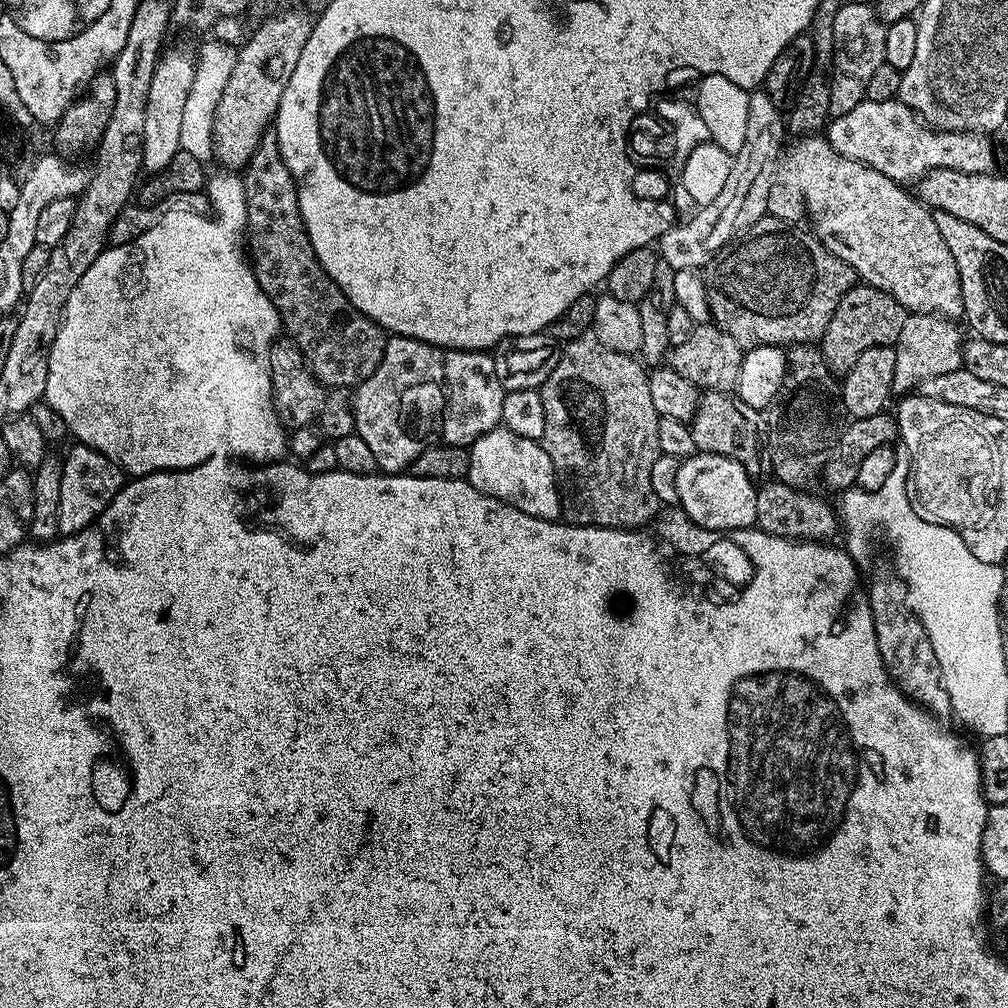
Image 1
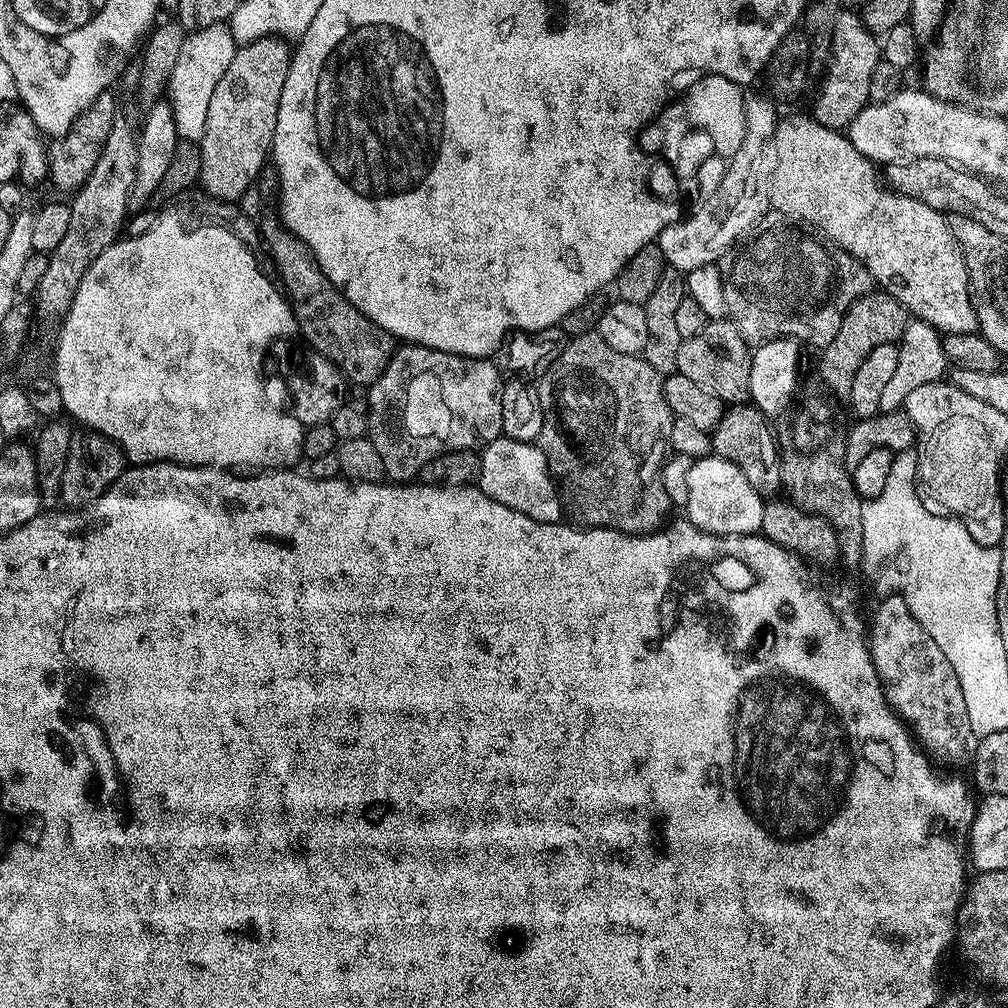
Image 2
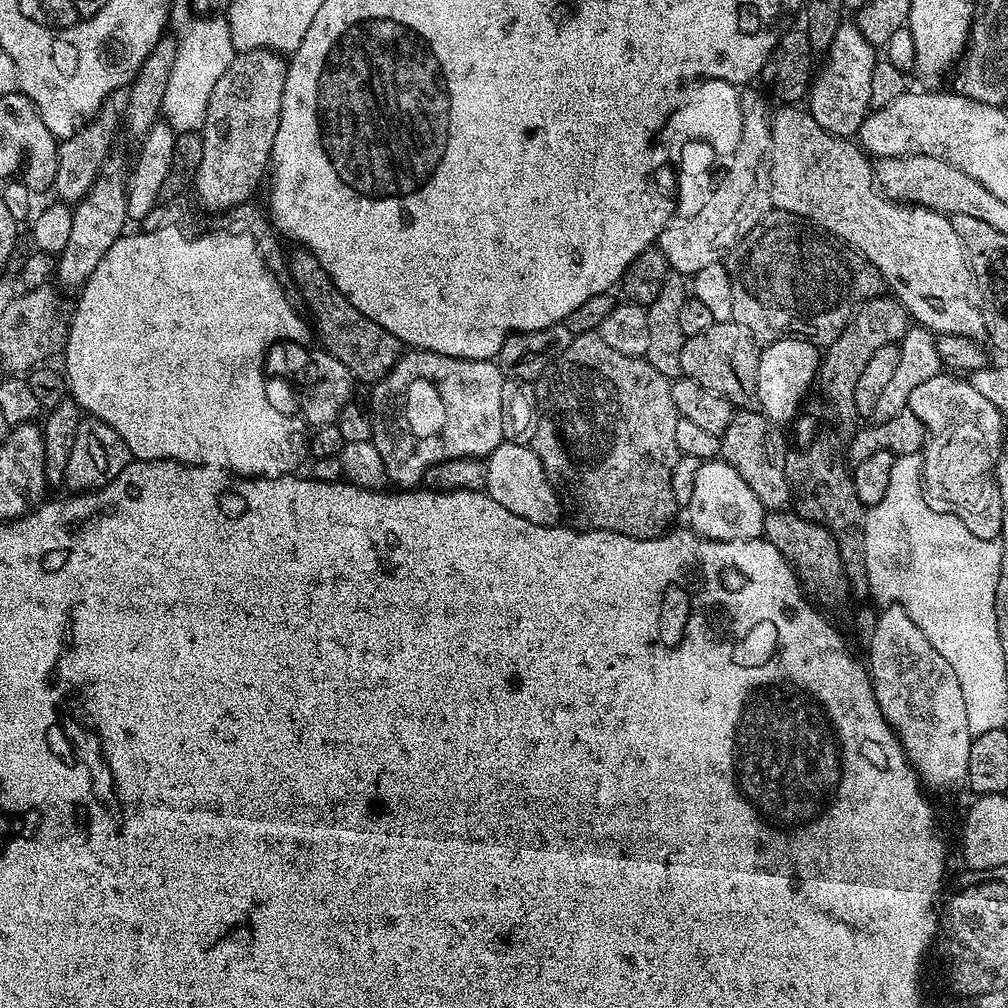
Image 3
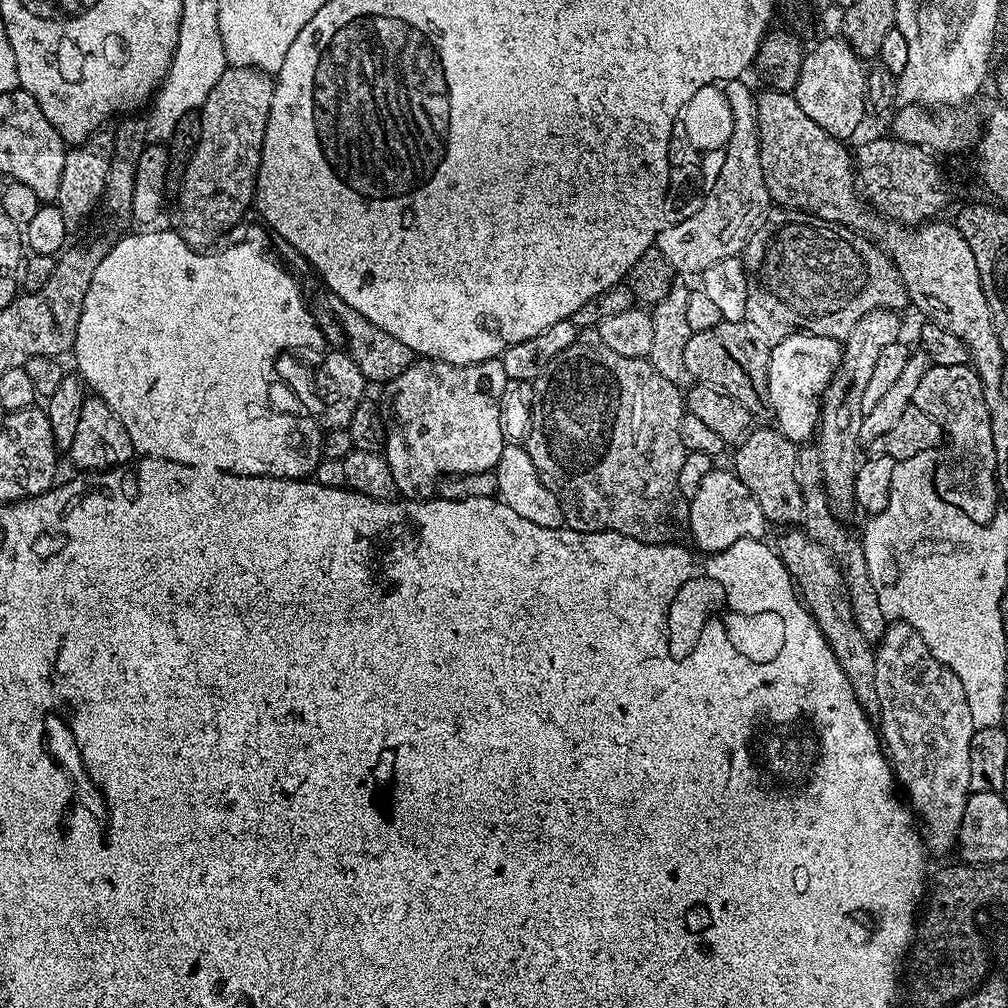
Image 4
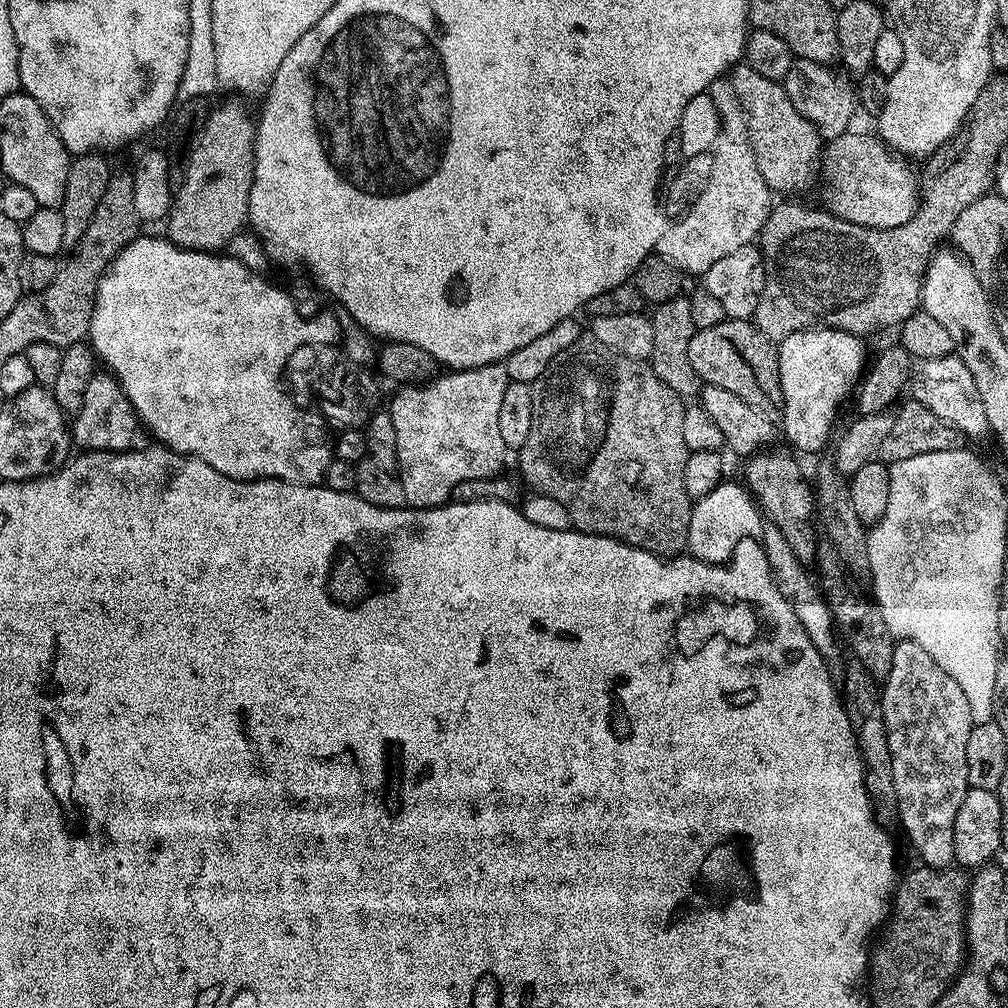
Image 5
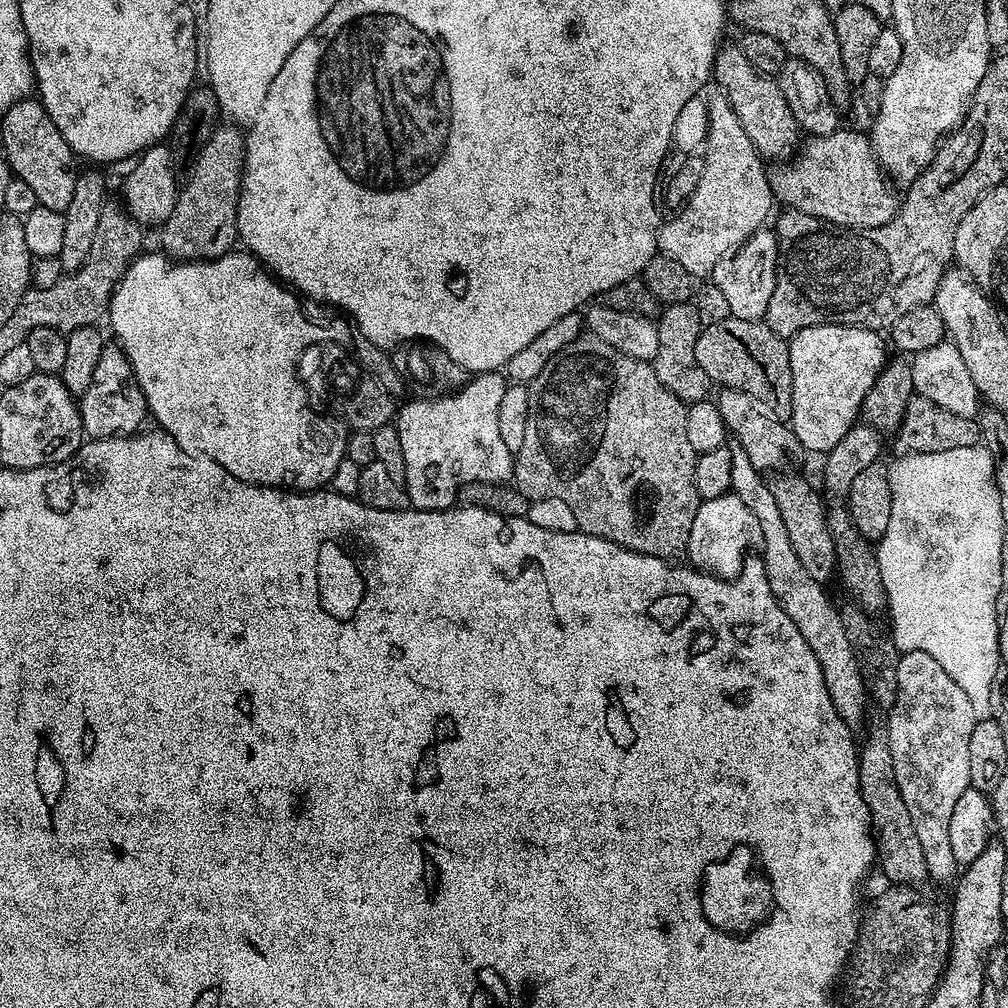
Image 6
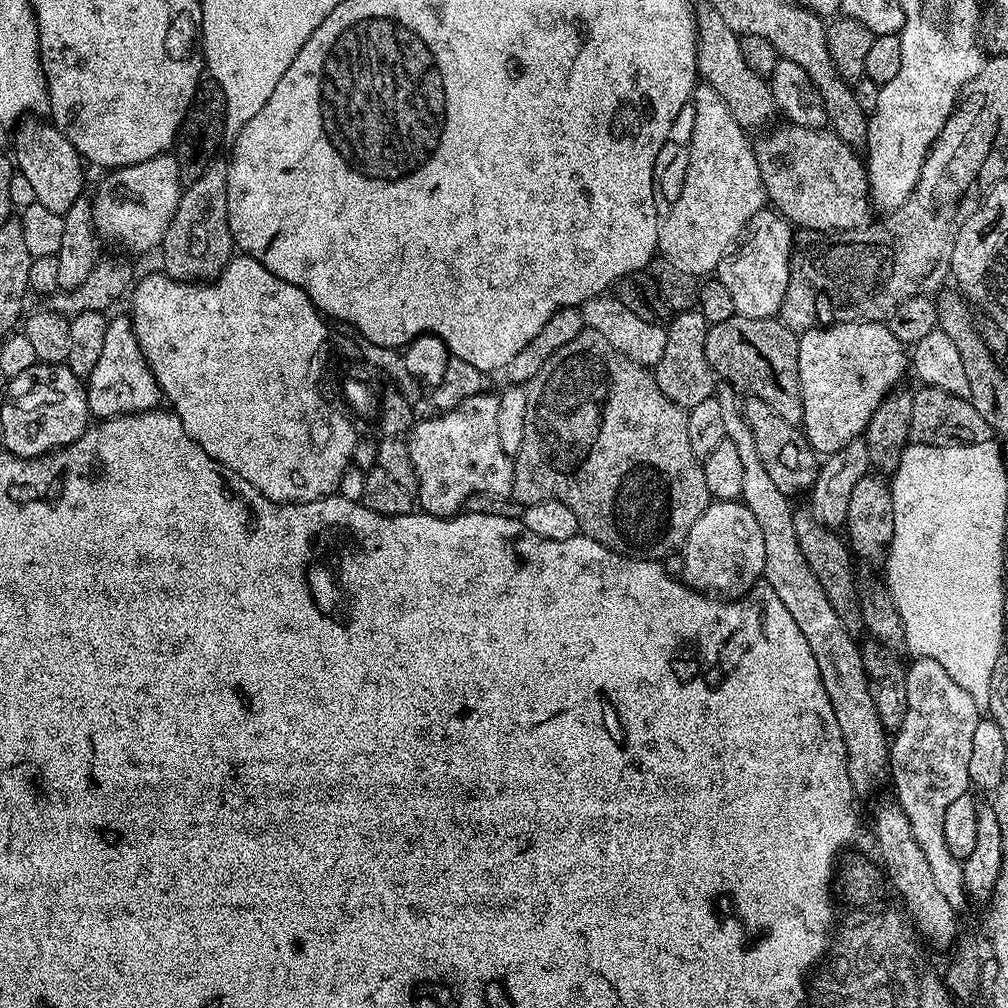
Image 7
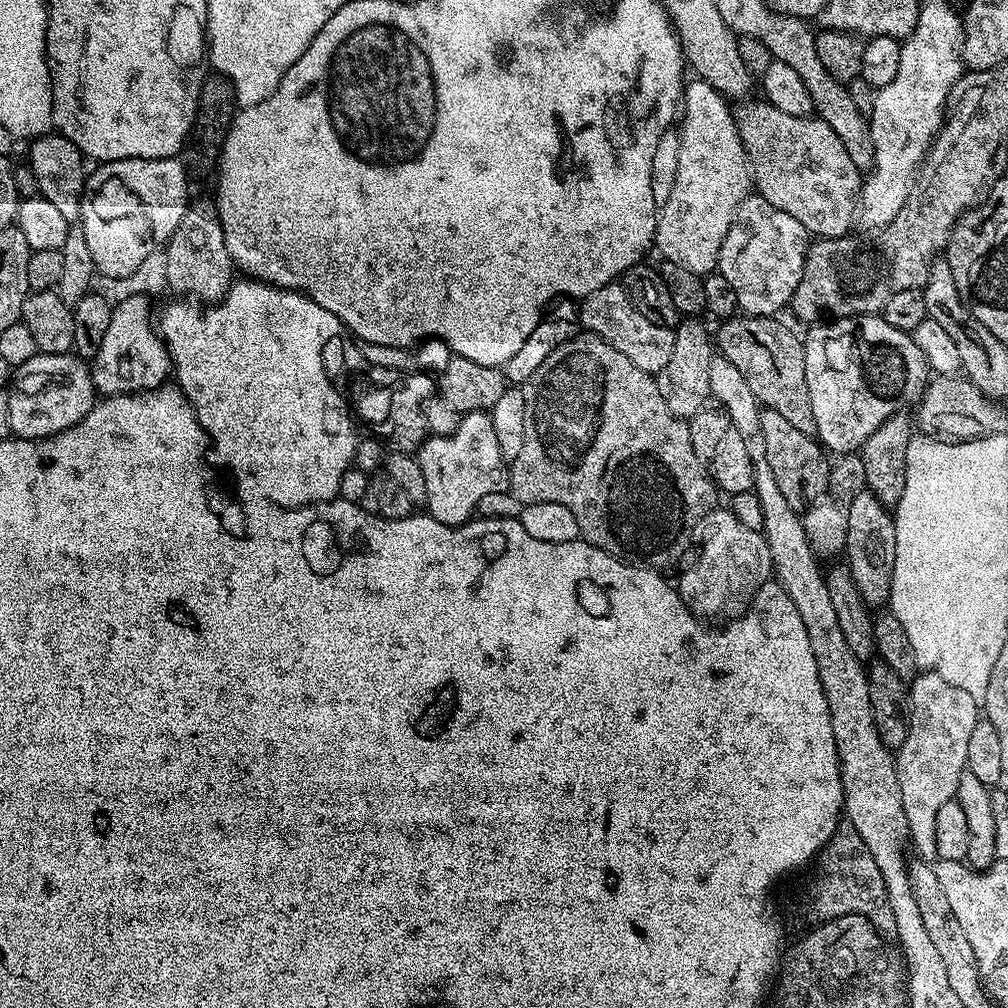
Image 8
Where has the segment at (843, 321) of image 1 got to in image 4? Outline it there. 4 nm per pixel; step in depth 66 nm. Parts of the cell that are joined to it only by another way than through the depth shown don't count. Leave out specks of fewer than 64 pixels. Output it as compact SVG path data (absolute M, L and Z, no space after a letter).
M890 308L870 310L848 331L842 341L838 366L832 371L830 382L820 398L820 422L814 444L820 449L822 482L828 501L832 503L833 512L841 518L847 518L851 512L857 511L854 478L858 467L856 454L858 446L861 447L862 444L862 418L865 414L862 410L862 390L866 390L870 373L874 370L874 362L878 362L882 350L901 339L900 316L899 311Z

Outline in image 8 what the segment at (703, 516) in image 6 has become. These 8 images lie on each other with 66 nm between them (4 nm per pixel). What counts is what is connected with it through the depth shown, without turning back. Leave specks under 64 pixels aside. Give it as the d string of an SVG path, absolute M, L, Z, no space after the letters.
M723 506L706 513L698 522L694 536L698 544L700 540L700 557L681 574L678 583L684 605L697 616L712 622L735 618L747 612L756 591L769 583L773 575L770 546L763 531L753 528Z

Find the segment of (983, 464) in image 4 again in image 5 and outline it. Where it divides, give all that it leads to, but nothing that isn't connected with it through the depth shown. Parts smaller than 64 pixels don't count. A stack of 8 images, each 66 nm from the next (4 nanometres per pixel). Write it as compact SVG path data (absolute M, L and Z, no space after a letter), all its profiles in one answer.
M959 355L919 361L910 381L910 396L922 402L926 410L934 410L934 414L951 424L961 437L989 435L986 410L982 406L978 386L974 386L974 374L966 370L966 362L962 362Z

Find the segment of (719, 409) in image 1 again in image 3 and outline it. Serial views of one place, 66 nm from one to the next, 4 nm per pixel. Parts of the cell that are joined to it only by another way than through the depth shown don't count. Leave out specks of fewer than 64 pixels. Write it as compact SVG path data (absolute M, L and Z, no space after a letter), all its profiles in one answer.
M740 410L735 413L720 437L720 456L725 464L732 464L742 474L746 486L758 494L765 510L784 510L793 503L792 487L786 478L786 436L759 410Z

